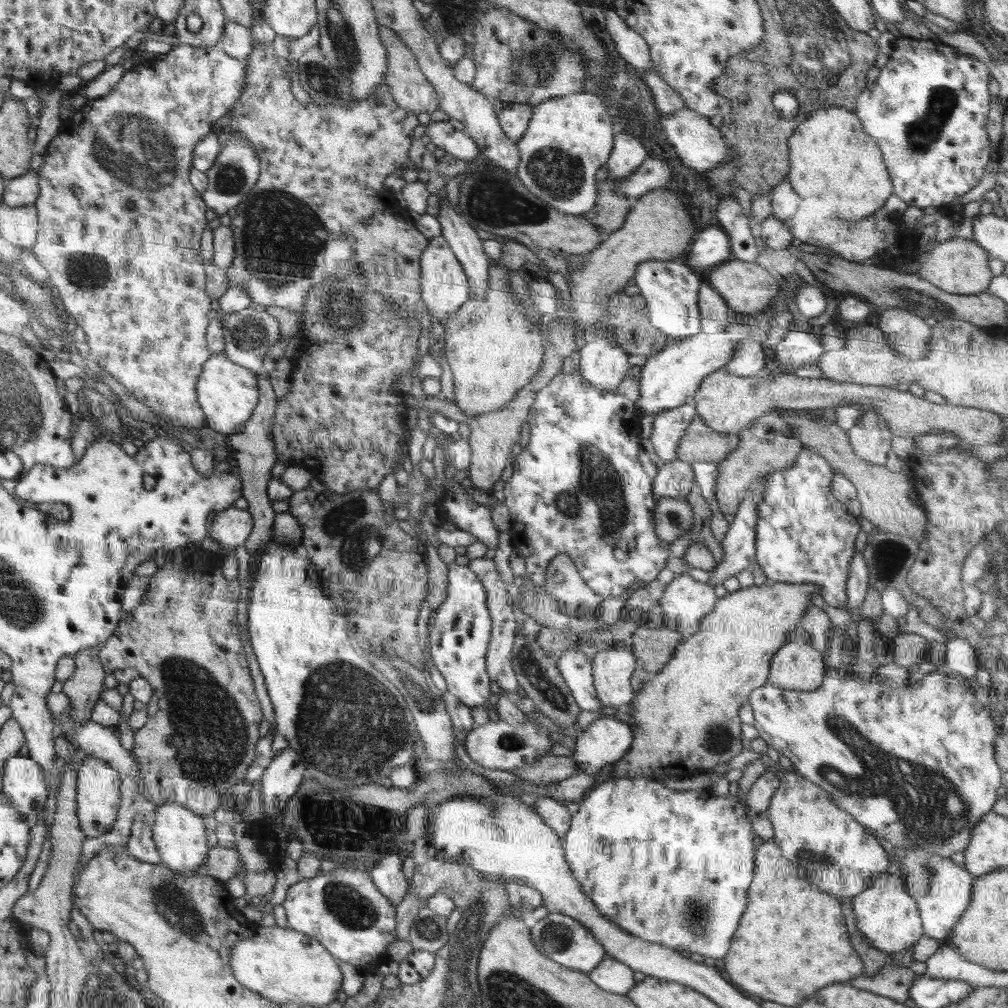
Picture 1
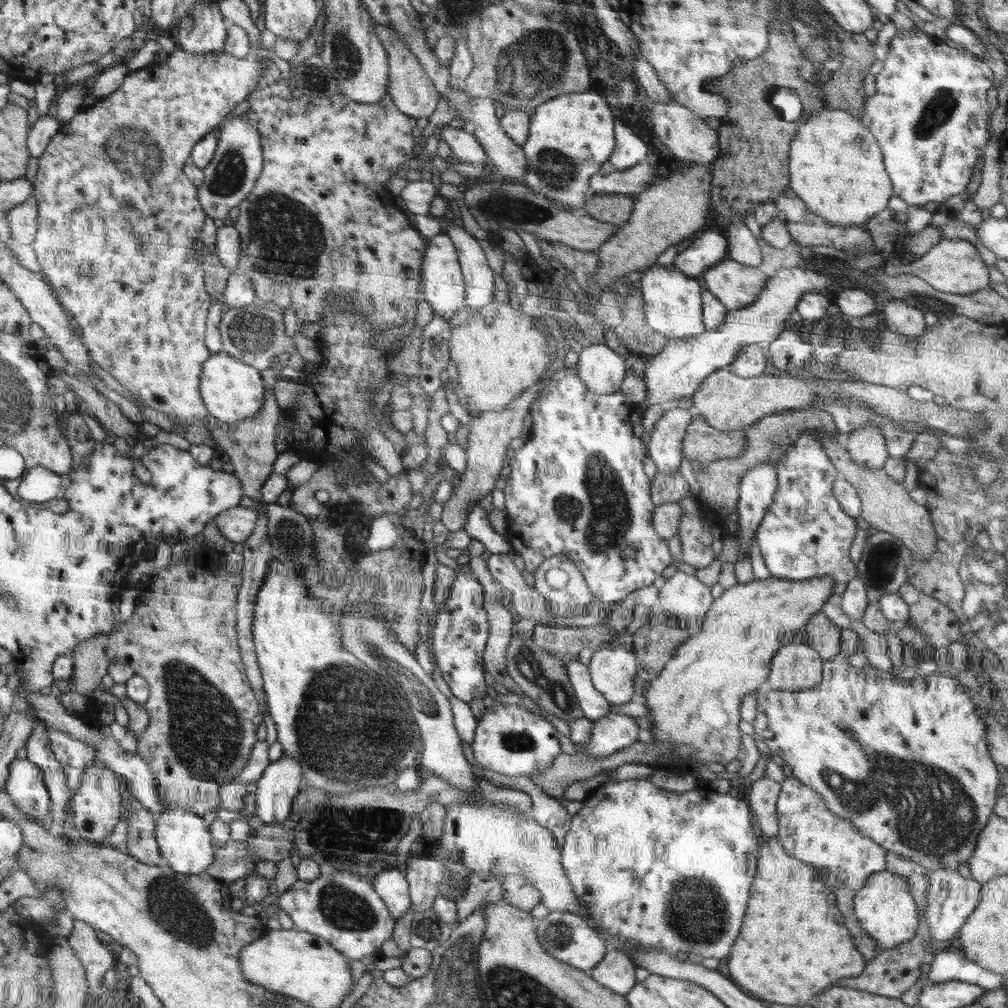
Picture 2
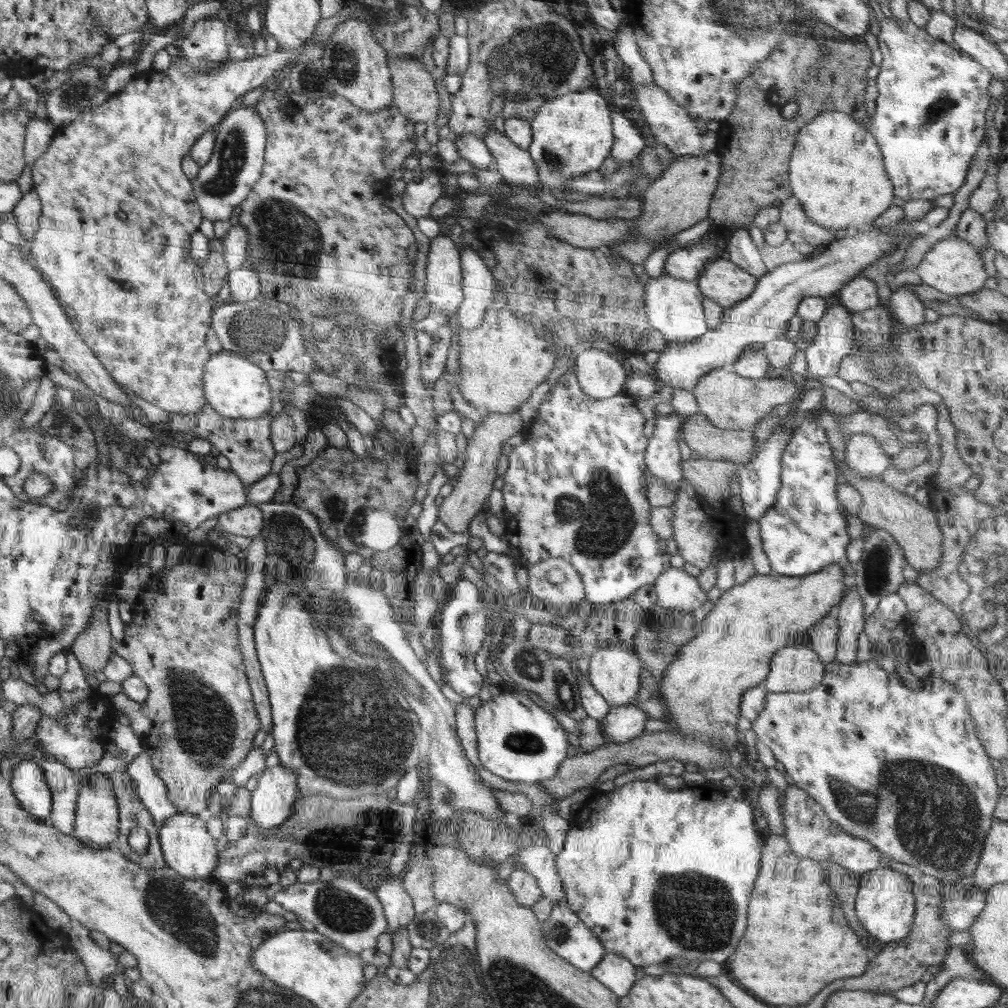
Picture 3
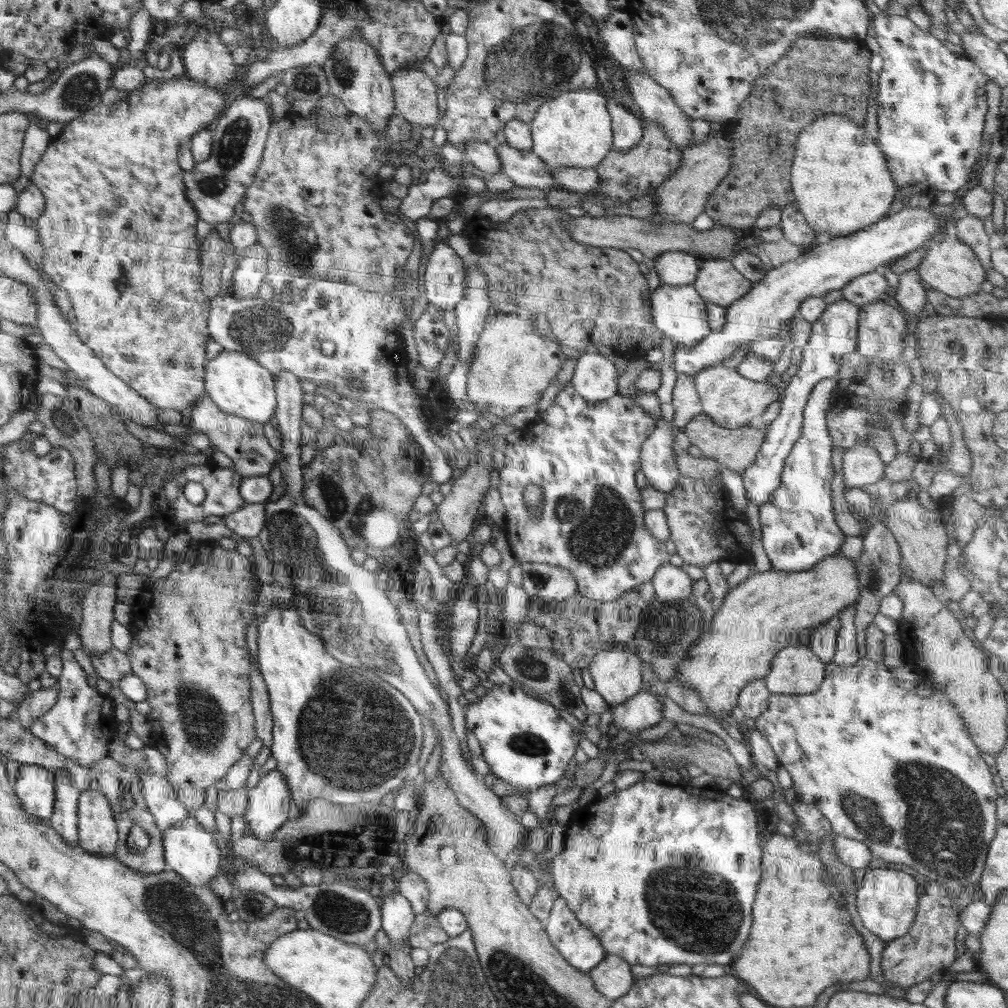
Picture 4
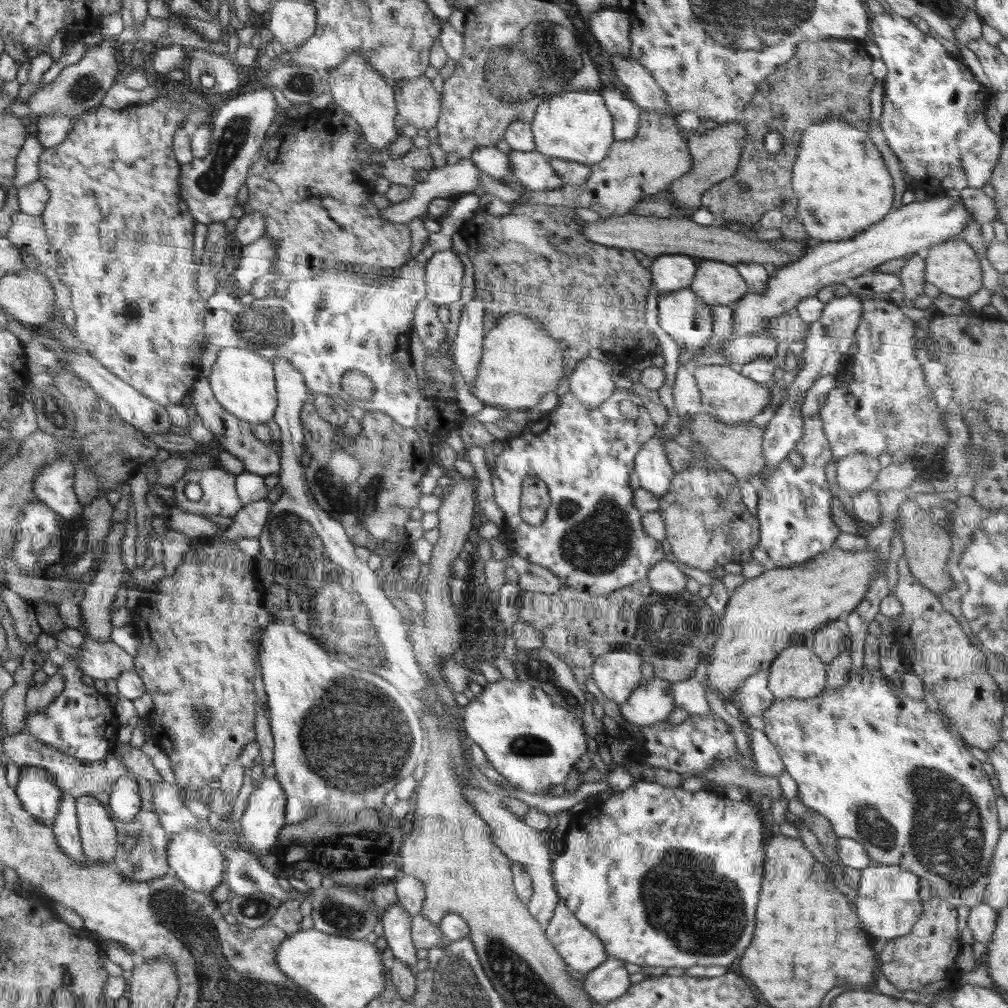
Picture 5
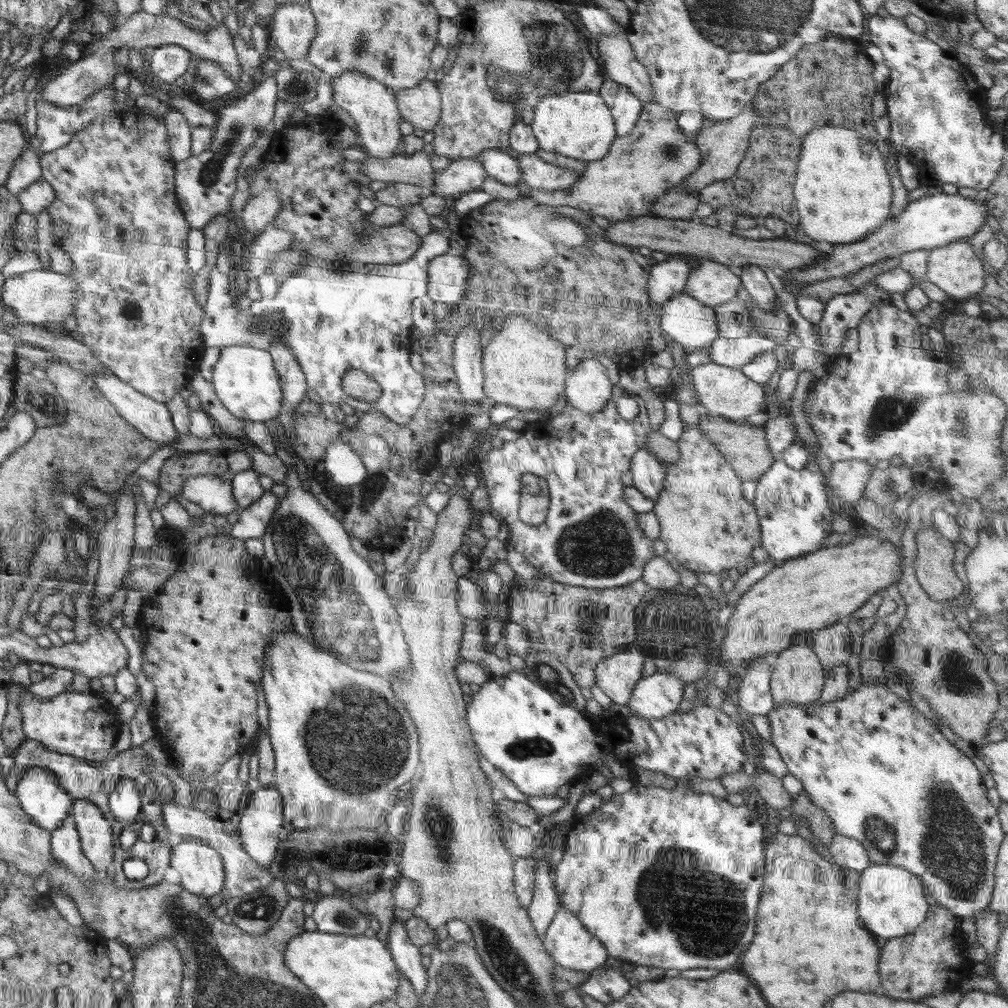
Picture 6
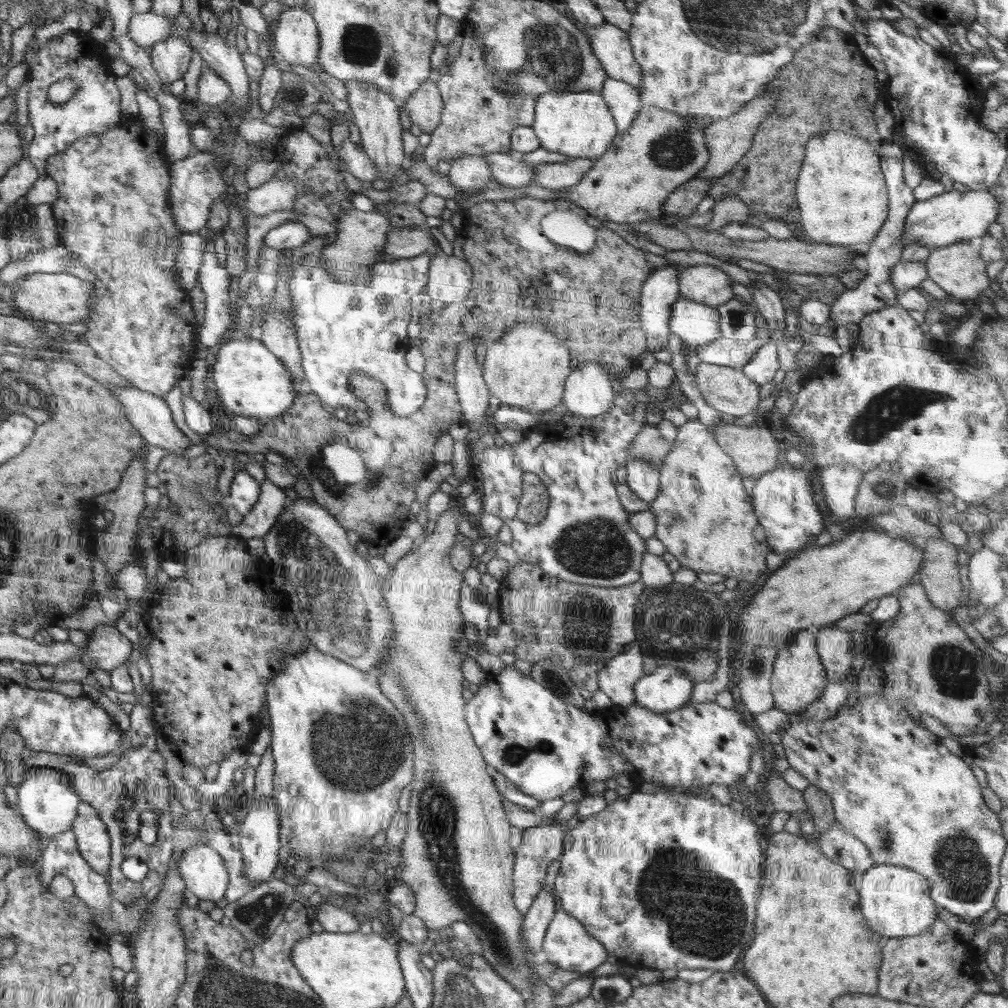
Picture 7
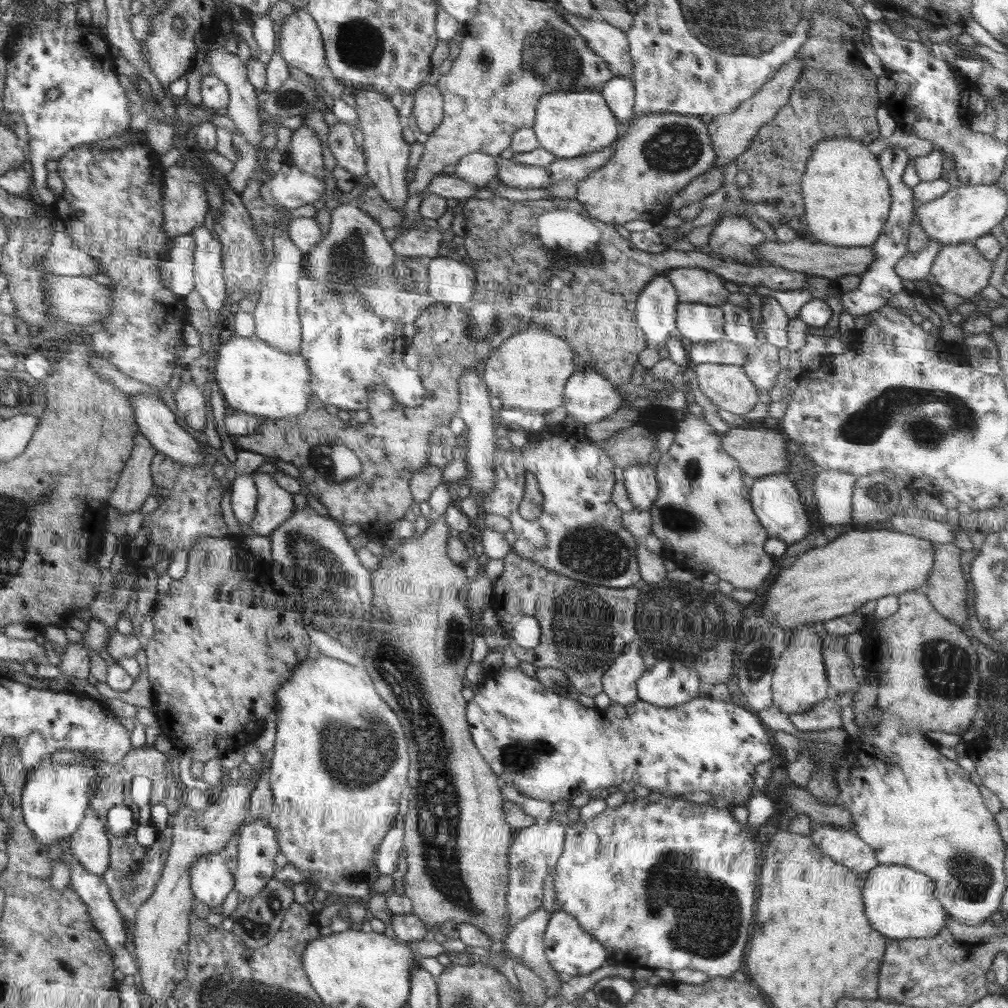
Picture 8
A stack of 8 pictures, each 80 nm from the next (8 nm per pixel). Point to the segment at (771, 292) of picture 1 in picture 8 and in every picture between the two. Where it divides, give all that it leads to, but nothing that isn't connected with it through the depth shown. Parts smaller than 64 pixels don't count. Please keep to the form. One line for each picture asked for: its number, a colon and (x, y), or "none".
2: (736, 286)
3: (721, 280)
4: (718, 281)
5: (716, 283)
6: (713, 284)
7: (705, 284)
8: (693, 285)

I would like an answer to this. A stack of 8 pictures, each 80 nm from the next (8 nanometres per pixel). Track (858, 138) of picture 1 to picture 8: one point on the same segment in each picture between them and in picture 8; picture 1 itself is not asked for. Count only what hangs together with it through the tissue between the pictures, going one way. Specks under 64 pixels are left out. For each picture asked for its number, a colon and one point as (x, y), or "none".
2: (836, 166)
3: (836, 172)
4: (839, 177)
5: (842, 186)
6: (843, 190)
7: (841, 192)
8: (846, 198)

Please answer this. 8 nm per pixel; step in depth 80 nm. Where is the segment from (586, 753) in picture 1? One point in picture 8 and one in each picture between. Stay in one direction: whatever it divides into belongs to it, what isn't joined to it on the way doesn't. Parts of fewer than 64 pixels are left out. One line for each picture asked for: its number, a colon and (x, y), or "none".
2: (616, 731)
3: (623, 723)
4: (642, 711)
5: (651, 702)
6: (655, 696)
7: (668, 687)
8: (669, 683)

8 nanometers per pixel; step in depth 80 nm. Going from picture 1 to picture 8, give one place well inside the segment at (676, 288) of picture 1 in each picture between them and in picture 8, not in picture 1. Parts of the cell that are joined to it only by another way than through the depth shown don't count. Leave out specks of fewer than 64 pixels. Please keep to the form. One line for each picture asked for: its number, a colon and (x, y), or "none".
2: (672, 302)
3: (674, 308)
4: (678, 312)
5: (682, 315)
6: (686, 321)
7: (695, 323)
8: (699, 323)

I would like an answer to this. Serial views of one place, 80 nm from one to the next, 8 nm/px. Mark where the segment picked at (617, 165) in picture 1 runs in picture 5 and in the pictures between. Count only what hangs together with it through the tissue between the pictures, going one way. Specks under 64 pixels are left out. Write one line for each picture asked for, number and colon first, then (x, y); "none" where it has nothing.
2: (629, 149)
3: (628, 143)
4: (627, 129)
5: (625, 112)

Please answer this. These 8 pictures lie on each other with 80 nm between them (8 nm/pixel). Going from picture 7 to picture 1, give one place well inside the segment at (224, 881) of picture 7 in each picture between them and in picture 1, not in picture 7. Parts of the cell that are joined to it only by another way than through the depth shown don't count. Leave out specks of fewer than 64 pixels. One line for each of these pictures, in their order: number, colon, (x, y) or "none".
1: (179, 835)
2: (186, 847)
3: (187, 847)
4: (189, 848)
5: (195, 858)
6: (201, 869)

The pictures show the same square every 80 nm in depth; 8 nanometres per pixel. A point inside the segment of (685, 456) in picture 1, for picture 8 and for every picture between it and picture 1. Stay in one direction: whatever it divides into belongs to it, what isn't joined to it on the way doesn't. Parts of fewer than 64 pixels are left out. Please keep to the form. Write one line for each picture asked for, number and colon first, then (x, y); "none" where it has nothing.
2: (702, 443)
3: (708, 441)
4: (736, 449)
5: (738, 448)
6: (744, 446)
7: (754, 449)
8: (760, 451)

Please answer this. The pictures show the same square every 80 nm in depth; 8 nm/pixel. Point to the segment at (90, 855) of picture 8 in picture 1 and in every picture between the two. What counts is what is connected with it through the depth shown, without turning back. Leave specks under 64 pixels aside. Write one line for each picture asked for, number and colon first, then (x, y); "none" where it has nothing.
1: (98, 793)
2: (96, 805)
3: (96, 816)
4: (97, 835)
5: (98, 836)
6: (95, 833)
7: (92, 838)

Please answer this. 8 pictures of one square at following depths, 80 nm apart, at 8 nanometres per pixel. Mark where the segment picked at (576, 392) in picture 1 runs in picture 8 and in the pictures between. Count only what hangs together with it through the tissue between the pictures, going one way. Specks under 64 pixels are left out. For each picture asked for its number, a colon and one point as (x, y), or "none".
2: (577, 487)
3: (575, 489)
4: (584, 456)
5: (593, 539)
6: (591, 539)
7: (585, 538)
8: (579, 534)

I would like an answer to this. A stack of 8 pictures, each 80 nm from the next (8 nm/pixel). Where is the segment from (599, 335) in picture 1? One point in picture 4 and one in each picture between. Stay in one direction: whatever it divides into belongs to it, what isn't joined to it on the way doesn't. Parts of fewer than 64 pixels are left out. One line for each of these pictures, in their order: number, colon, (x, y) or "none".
2: (602, 370)
3: (599, 374)
4: (595, 377)

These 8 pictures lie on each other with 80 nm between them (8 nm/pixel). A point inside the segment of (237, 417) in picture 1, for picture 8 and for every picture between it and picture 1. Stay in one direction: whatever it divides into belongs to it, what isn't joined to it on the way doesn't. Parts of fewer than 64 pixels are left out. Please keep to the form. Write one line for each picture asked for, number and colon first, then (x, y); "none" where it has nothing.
2: (234, 390)
3: (238, 388)
4: (237, 383)
5: (243, 381)
6: (245, 378)
7: (251, 380)
8: (254, 377)

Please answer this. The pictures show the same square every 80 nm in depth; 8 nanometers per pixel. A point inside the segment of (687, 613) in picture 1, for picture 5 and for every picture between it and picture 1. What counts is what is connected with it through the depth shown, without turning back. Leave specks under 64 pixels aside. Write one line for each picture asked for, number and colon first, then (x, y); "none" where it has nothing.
2: (683, 595)
3: (675, 588)
4: (671, 583)
5: (664, 577)

